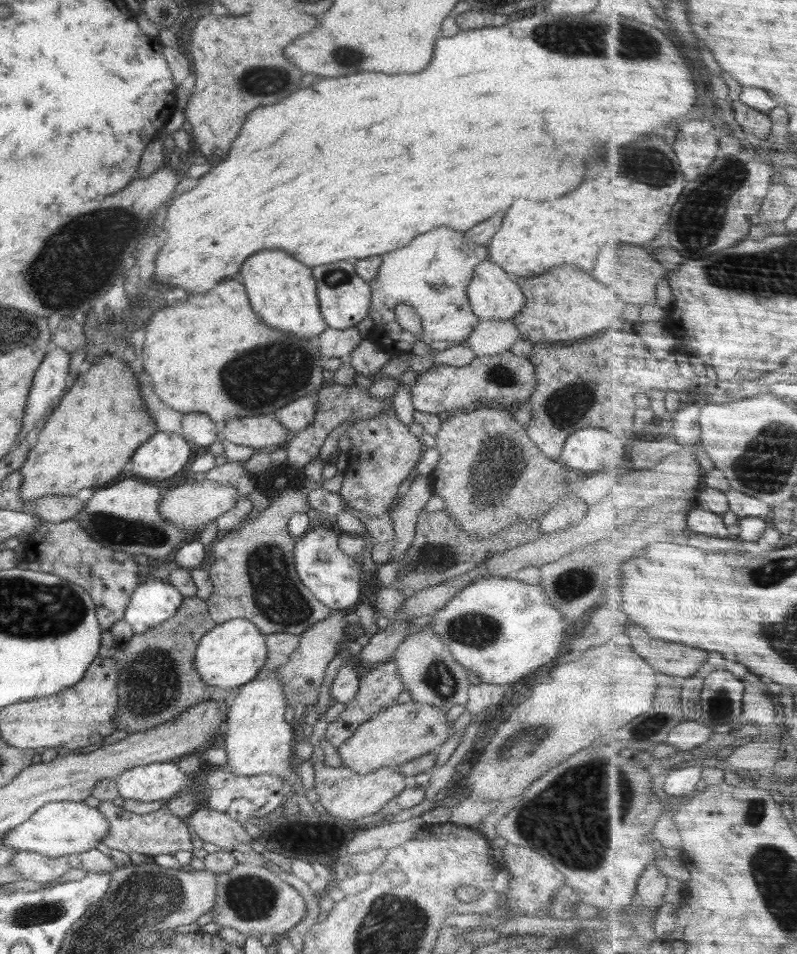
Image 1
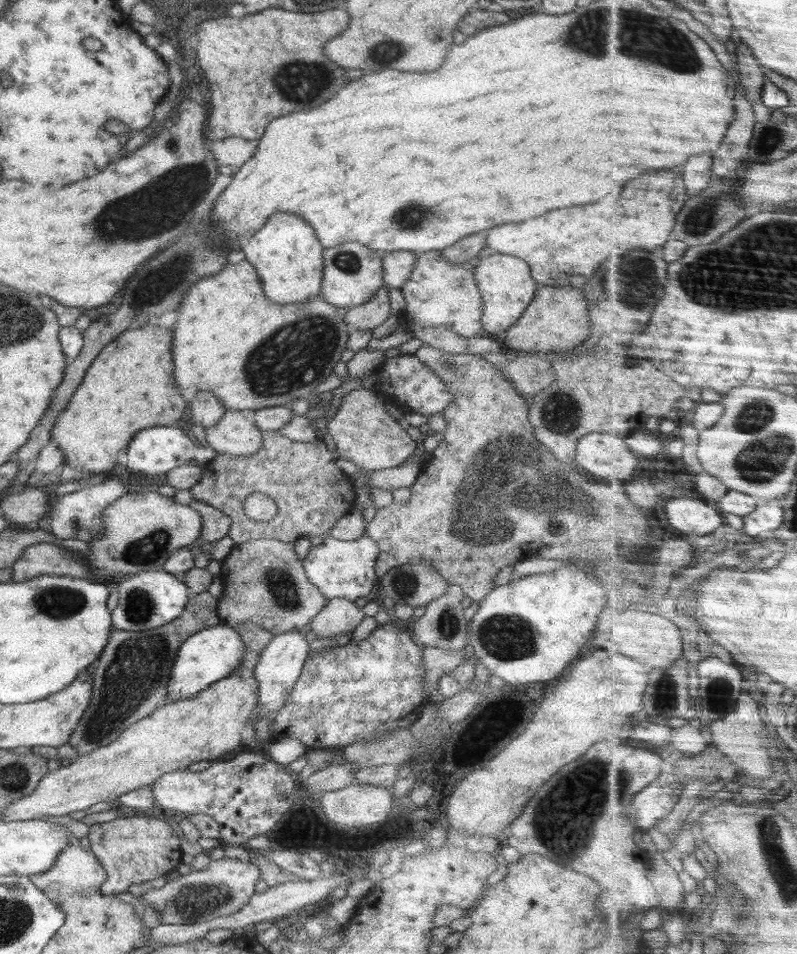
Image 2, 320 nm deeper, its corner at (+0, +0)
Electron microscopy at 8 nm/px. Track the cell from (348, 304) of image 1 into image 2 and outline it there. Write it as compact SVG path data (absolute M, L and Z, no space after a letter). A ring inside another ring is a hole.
M347 242L323 251L321 294L326 302L339 309L368 302L384 284L381 253L359 242Z

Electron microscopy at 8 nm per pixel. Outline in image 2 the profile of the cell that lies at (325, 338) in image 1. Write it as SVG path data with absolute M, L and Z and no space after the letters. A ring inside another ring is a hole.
M384 283L382 288L379 288L377 293L368 302L354 306L348 312L343 313L344 320L350 326L350 329L372 331L391 316L388 291L389 286Z

